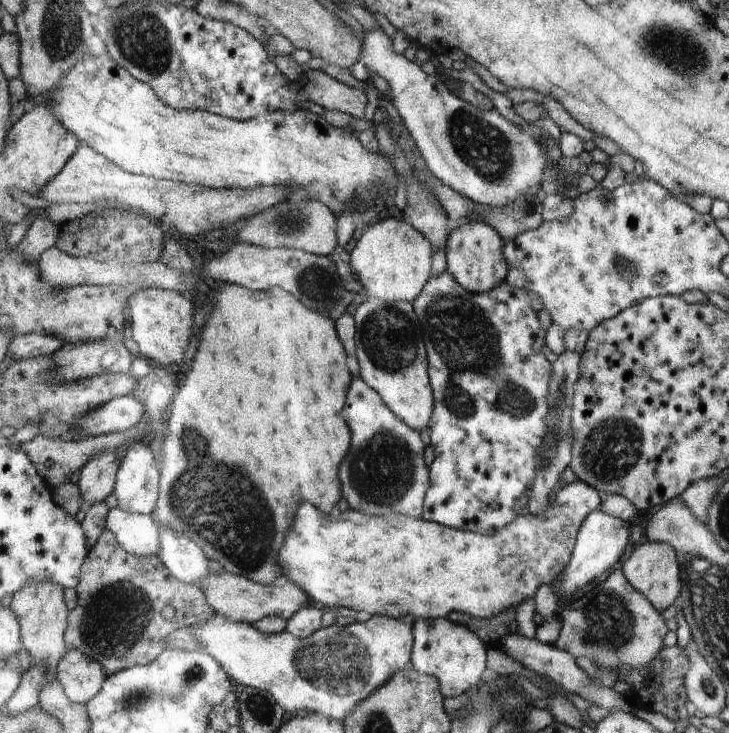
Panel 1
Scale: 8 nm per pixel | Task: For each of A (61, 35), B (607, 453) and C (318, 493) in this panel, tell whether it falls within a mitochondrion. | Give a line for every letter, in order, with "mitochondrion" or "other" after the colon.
A: mitochondrion
B: mitochondrion
C: other

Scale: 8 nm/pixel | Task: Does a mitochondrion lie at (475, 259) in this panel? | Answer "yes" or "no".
no

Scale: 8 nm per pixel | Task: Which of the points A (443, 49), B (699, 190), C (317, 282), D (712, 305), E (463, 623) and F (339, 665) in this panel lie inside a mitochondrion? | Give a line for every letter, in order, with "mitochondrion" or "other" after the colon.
A: other
B: other
C: mitochondrion
D: other
E: other
F: mitochondrion

